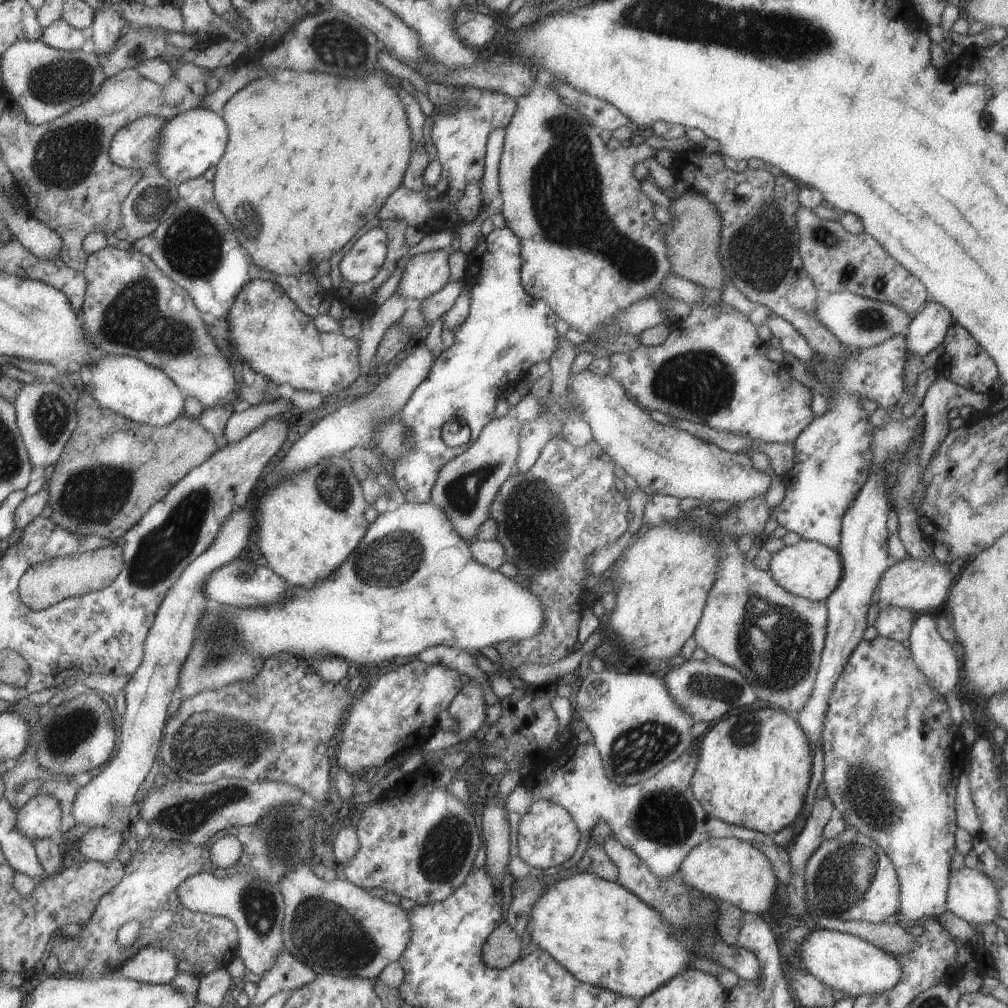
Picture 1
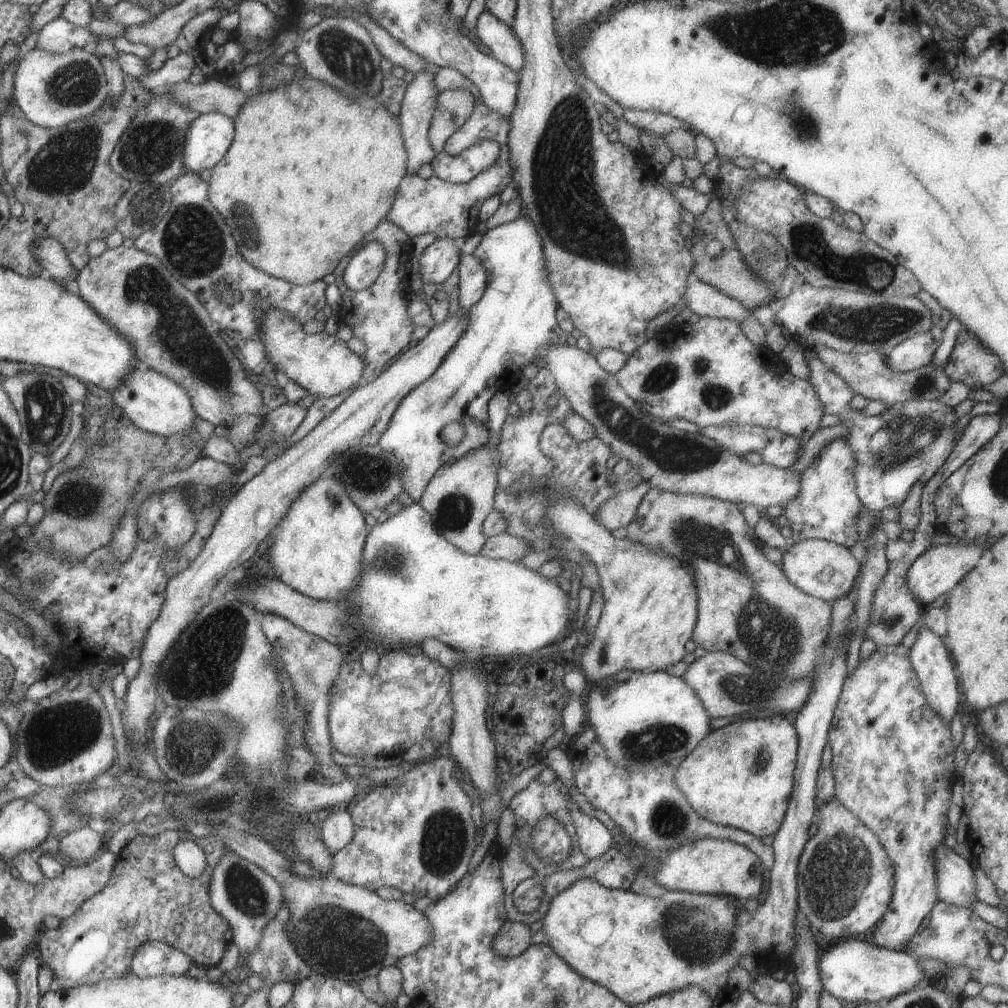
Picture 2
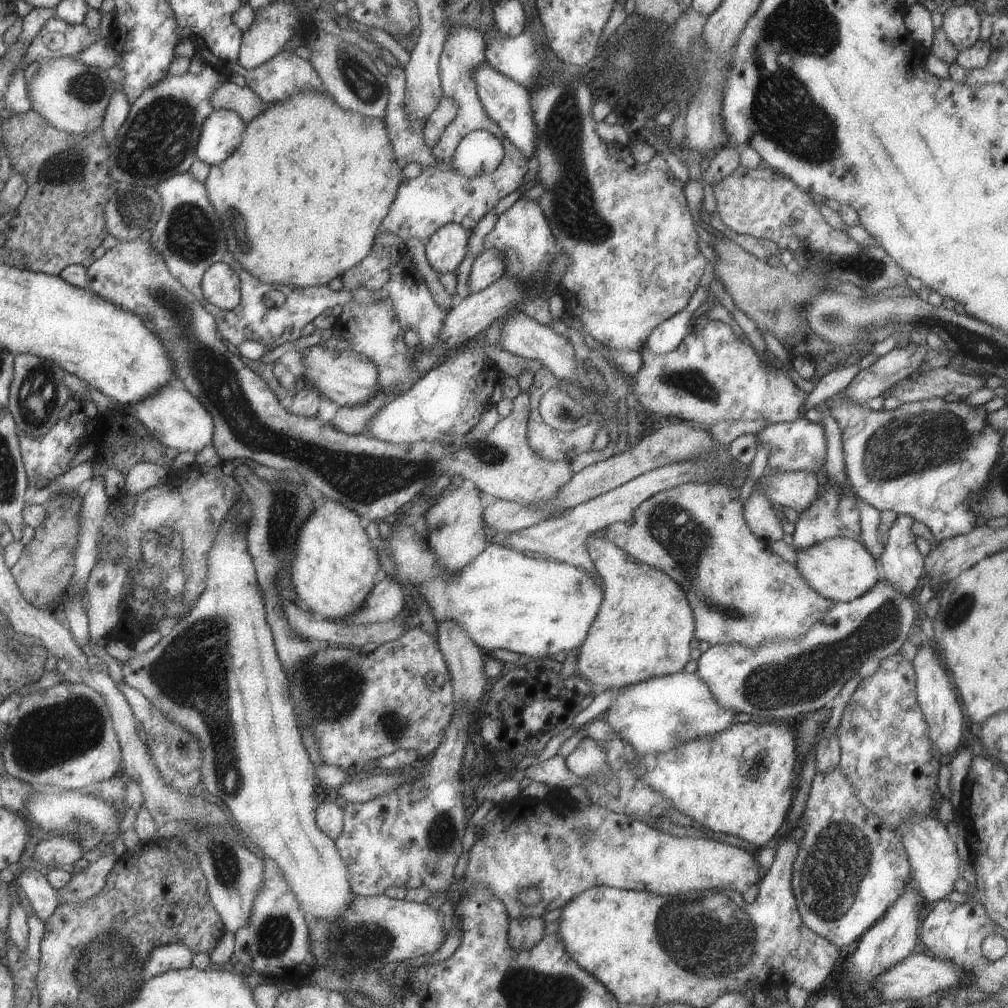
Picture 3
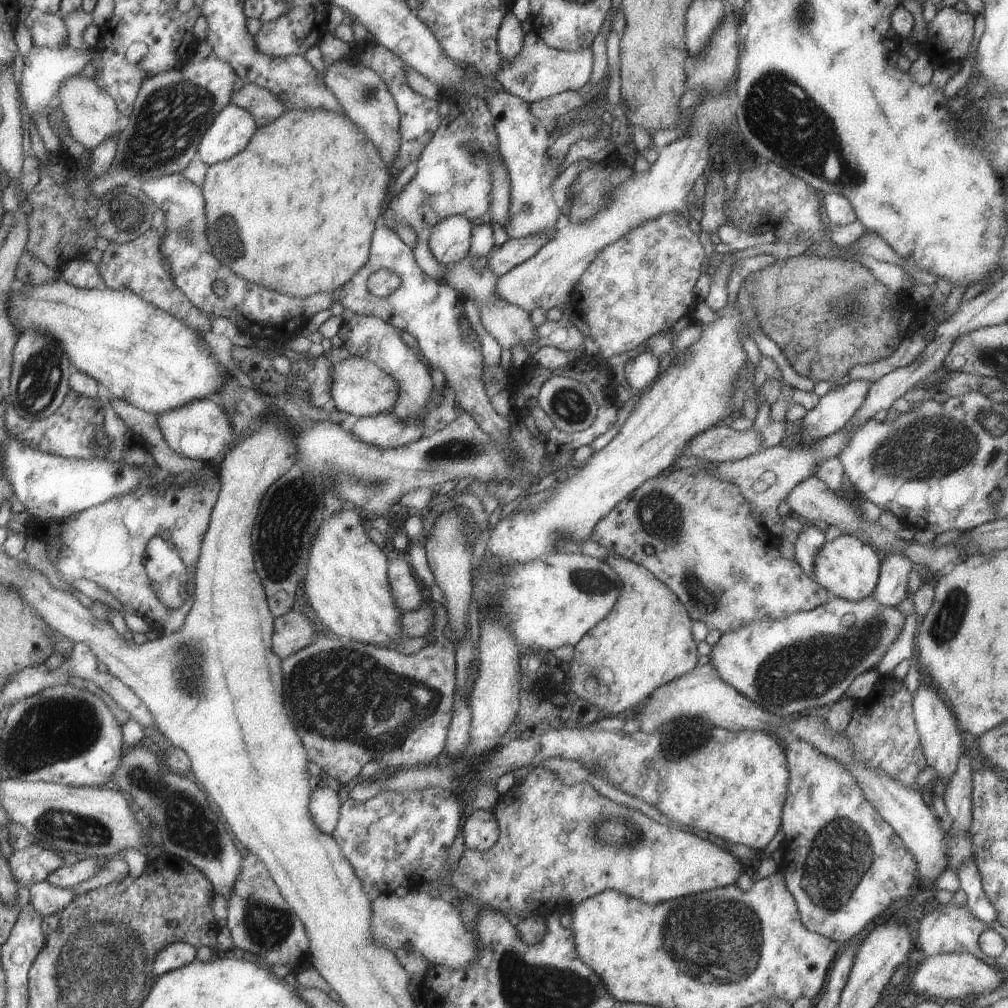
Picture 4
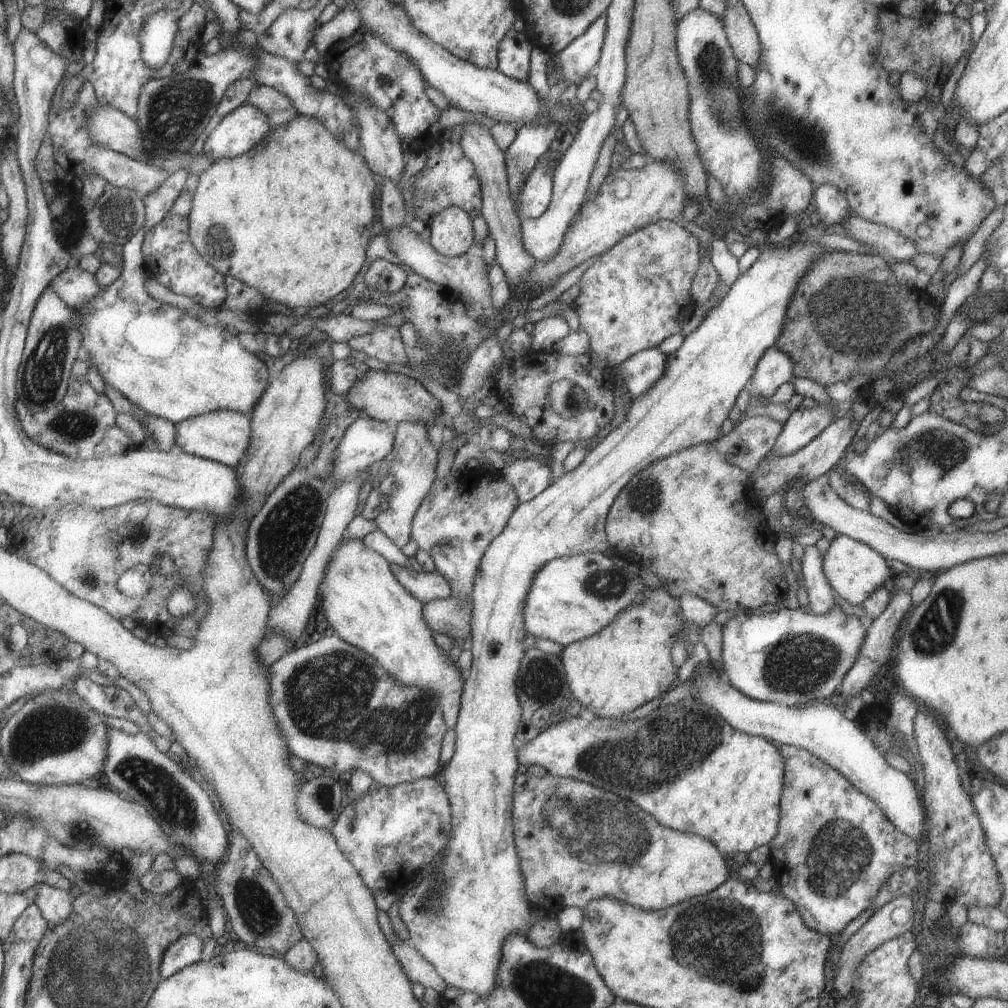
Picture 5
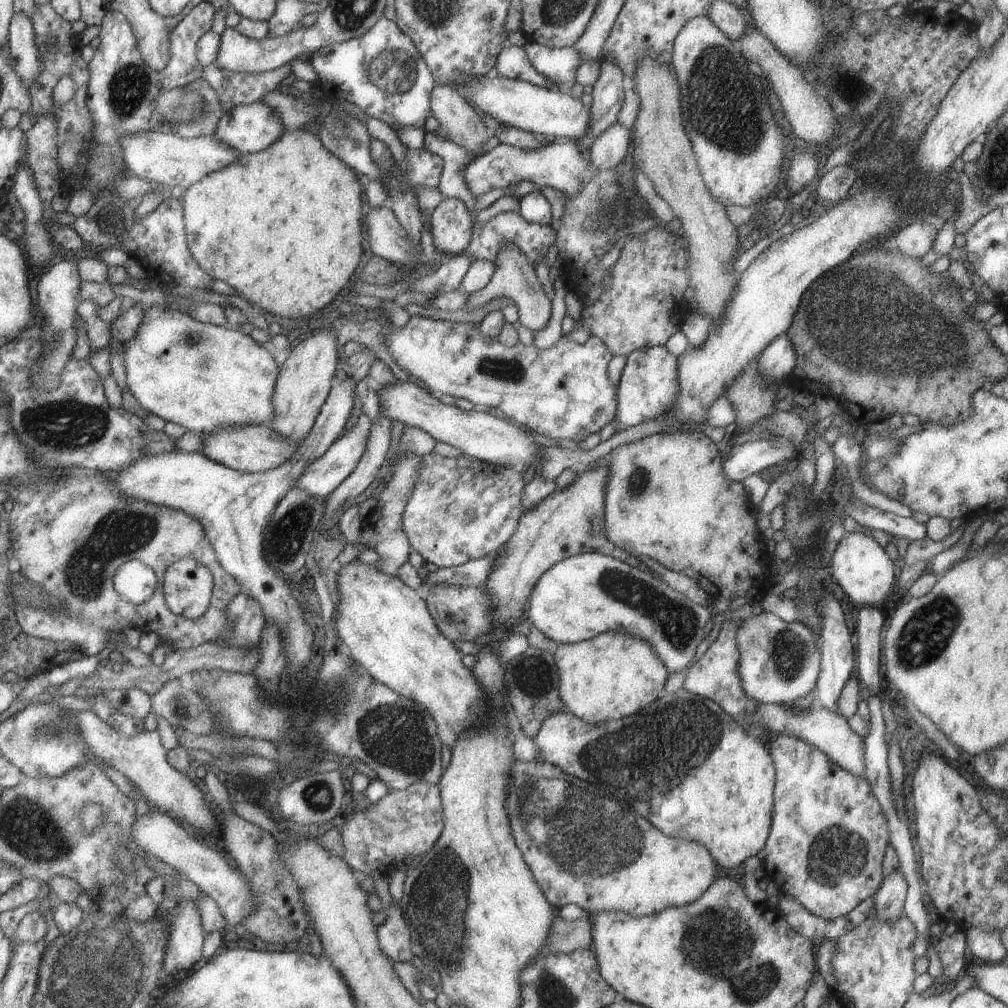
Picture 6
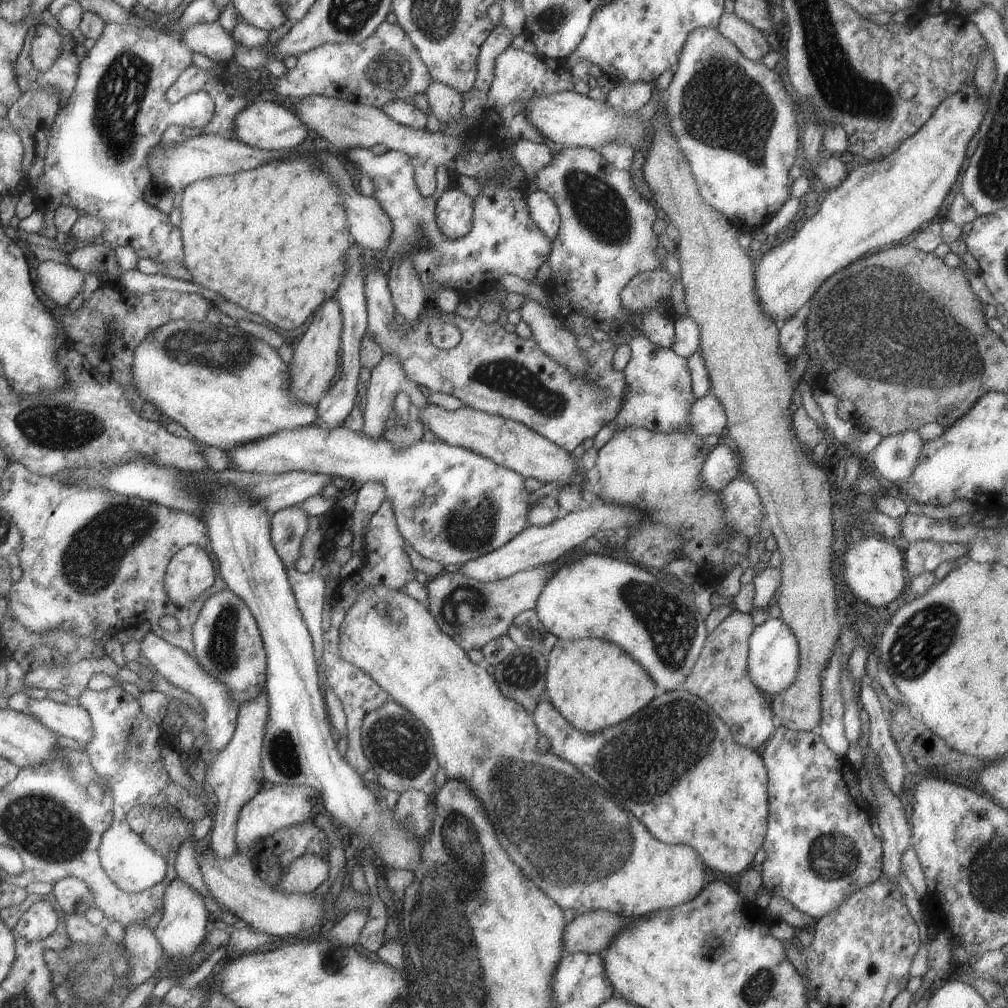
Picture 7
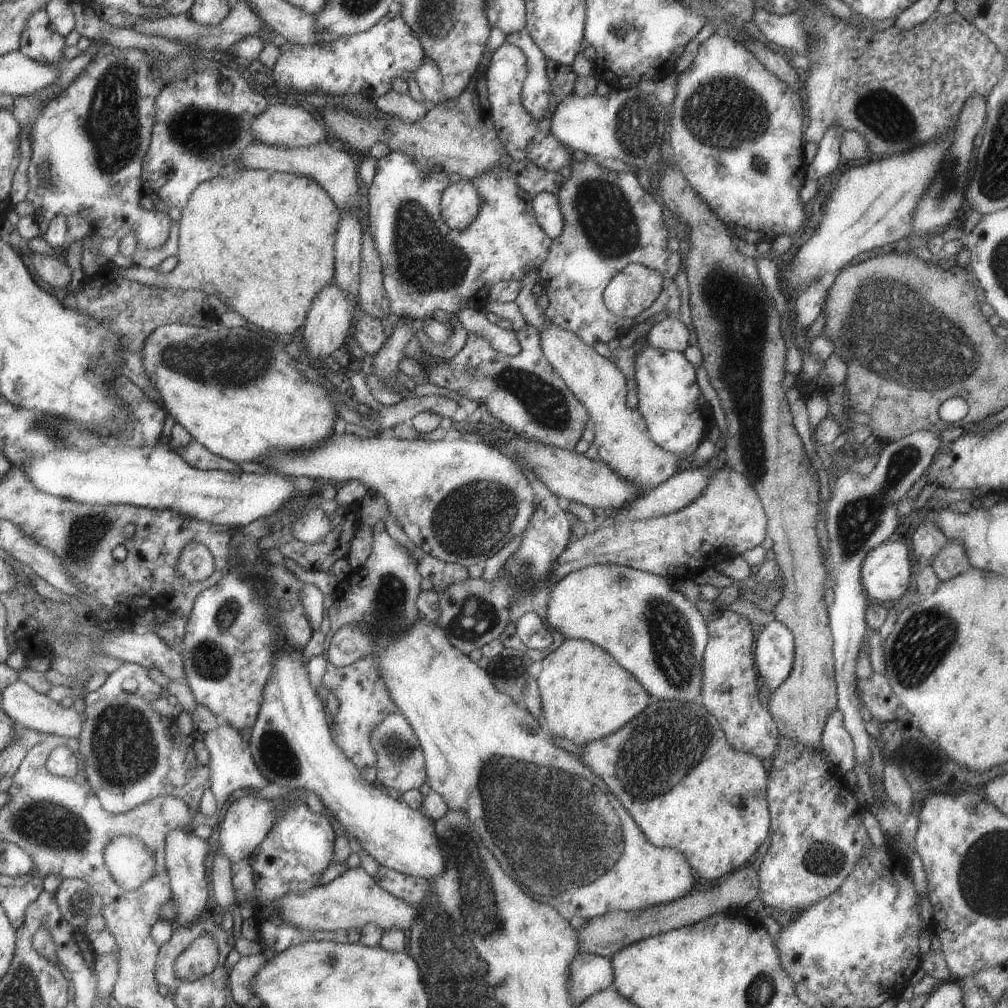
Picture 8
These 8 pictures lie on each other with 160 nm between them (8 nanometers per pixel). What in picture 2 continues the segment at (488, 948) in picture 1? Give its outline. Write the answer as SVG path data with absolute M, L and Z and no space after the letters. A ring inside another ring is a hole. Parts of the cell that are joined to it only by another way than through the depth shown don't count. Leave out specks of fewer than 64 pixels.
M505 919L491 941L491 948L503 958L520 955L530 945L528 927Z

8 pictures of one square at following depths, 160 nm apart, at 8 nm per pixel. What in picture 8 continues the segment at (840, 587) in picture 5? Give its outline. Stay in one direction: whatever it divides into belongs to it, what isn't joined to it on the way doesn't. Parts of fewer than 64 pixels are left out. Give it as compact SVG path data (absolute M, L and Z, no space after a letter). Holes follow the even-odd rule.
M896 537L867 551L861 561L859 573L867 598L881 604L903 596L913 570L909 555L909 548Z

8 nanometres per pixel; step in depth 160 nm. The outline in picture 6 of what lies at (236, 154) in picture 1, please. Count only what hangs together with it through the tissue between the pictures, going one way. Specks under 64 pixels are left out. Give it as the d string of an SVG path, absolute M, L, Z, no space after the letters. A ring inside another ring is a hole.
M301 127L290 131L285 131L279 138L266 146L263 150L254 153L239 155L231 164L222 169L210 172L201 177L196 183L191 183L183 193L182 205L184 208L184 229L186 232L186 243L195 259L195 262L213 280L223 280L242 294L253 307L261 308L263 312L271 312L279 316L295 319L309 318L313 320L313 314L317 311L323 312L324 308L335 298L339 290L347 284L351 274L357 271L361 263L361 242L364 238L364 223L361 222L363 212L361 212L361 198L363 179L356 175L348 164L339 160L331 154L319 140L313 128Z

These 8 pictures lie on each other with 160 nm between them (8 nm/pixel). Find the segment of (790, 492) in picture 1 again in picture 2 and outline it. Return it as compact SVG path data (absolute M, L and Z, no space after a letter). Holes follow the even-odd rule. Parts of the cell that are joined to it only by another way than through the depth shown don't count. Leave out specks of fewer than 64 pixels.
M838 437L819 450L808 468L797 473L800 478L798 495L779 505L791 529L794 542L823 539L851 548L859 541L856 516L865 508L855 492L854 466L853 451L849 443L844 437Z

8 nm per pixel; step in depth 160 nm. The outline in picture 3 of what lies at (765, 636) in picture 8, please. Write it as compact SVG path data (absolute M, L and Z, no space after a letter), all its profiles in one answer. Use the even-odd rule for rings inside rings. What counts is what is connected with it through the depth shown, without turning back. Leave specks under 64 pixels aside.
M879 578L867 592L856 599L844 603L834 602L823 618L815 621L798 639L771 642L755 649L748 649L739 643L711 645L700 654L694 673L707 685L719 706L735 713L743 712L752 717L759 716L759 720L772 722L781 722L783 718L805 712L814 713L830 706L841 686L869 656L875 656L880 661L901 648L916 618L913 604L913 596L901 594L887 579Z

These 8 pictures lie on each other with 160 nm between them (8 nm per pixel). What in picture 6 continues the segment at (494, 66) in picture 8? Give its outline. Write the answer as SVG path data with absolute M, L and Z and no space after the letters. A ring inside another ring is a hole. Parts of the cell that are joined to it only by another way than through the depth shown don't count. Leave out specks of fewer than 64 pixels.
M503 46L497 55L493 73L505 78L527 81L546 89L556 86L554 82L536 71L536 68L529 62L523 47L520 46Z

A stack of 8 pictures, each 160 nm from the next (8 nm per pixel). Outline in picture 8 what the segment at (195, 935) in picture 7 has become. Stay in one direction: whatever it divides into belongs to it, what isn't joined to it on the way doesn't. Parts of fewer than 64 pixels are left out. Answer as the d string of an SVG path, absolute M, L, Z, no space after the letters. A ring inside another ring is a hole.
M175 828L165 835L164 840L164 863L170 884L170 900L176 910L173 922L184 927L194 923L200 917L201 912L203 913L207 908L207 900L209 900L203 862L210 842L197 837L193 832L188 835L179 834L179 828Z

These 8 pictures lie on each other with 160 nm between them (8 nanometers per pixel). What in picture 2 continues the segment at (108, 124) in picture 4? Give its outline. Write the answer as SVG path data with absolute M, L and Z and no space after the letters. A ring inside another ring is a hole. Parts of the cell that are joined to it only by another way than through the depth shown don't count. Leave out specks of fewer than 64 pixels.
M34 47L23 54L13 70L11 100L31 124L50 129L66 122L83 118L99 110L103 99L108 96L108 86L100 60L95 54L74 48L66 53L52 53Z

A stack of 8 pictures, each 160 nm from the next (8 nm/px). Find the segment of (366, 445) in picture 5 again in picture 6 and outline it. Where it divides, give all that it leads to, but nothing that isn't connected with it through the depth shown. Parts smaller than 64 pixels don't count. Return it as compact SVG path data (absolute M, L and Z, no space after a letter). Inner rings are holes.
M360 414L358 421L350 429L345 430L344 435L337 438L317 460L304 468L303 474L296 480L296 487L306 490L315 498L326 498L357 466L366 449L371 423L367 415Z

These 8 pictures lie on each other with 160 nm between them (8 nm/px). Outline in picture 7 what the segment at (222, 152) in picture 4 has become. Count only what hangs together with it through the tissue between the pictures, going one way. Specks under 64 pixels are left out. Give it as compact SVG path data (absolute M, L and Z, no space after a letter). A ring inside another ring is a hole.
M255 100L249 103L243 110L240 110L232 120L234 126L234 138L254 149L264 151L287 151L301 142L312 138L311 132L306 126L287 108L269 101Z

